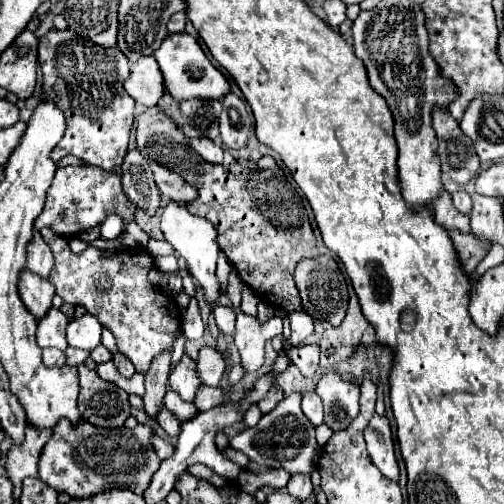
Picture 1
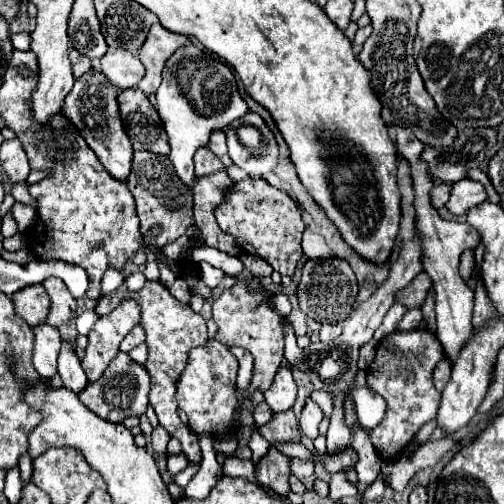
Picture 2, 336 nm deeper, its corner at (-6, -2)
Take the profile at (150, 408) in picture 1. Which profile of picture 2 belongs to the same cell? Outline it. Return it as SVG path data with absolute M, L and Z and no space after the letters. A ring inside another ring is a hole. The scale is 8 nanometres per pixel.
M162 426L154 428L154 432L152 432L152 448L154 448L156 454L160 454L160 456L166 454L166 444L168 444L168 440L170 440L170 434L168 434Z

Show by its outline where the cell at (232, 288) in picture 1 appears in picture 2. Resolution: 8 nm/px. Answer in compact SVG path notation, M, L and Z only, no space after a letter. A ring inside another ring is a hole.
M222 170L216 174L208 174L194 182L194 222L196 228L204 234L204 242L228 254L240 254L236 240L230 234L224 234L214 218L214 210L226 200L230 190L234 188L234 180Z

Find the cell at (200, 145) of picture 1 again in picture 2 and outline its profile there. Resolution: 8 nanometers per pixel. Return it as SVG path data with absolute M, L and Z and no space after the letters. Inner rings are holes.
M208 148L196 152L194 164L196 164L196 178L202 178L202 176L206 176L206 174L214 174L214 172L218 172L218 170L224 170L224 164L222 164L222 162L216 158L216 154L212 154Z

